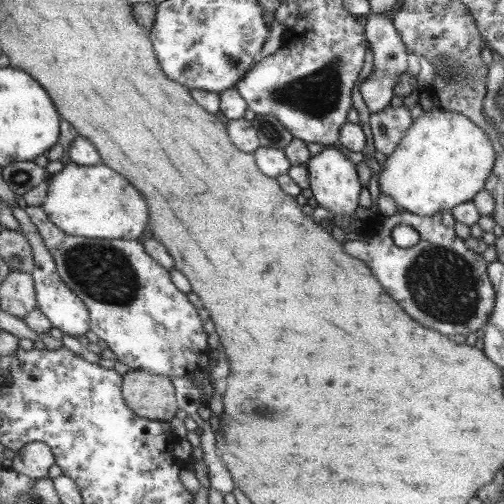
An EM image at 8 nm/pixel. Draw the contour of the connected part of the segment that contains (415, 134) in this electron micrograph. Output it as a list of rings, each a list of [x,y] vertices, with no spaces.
[[[439,105],[414,120],[398,146],[386,157],[378,174],[380,194],[395,200],[399,209],[418,216],[454,211],[486,188],[495,156],[494,143],[486,130],[464,114],[444,110]]]

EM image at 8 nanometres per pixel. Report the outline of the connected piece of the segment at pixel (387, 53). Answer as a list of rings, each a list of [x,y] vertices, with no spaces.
[[[370,12],[365,18],[365,23],[367,24],[368,43],[374,56],[374,68],[370,78],[362,83],[360,92],[368,110],[374,114],[383,112],[394,96],[396,76],[406,70],[406,45],[400,40],[399,31],[395,27],[393,19],[388,18],[384,13]]]

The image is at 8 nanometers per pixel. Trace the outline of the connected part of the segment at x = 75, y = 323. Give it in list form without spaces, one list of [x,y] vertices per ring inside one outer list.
[[[23,204],[12,205],[13,215],[20,222],[21,230],[30,239],[35,250],[36,268],[33,270],[37,282],[39,308],[42,309],[52,320],[54,327],[74,337],[85,335],[92,330],[93,322],[89,306],[76,294],[66,281],[60,276],[57,260],[51,253],[46,239],[40,232],[39,226],[34,222],[32,215]]]

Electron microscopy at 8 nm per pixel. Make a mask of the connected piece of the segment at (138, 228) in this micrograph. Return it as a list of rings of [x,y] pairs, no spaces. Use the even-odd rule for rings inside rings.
[[[71,162],[59,173],[51,175],[49,195],[42,207],[54,224],[72,236],[85,236],[91,239],[136,240],[142,236],[142,232],[148,224],[148,208],[146,208],[146,202],[142,200],[142,196],[134,190],[130,180],[126,180],[120,172],[112,170],[106,164],[84,166]]]

